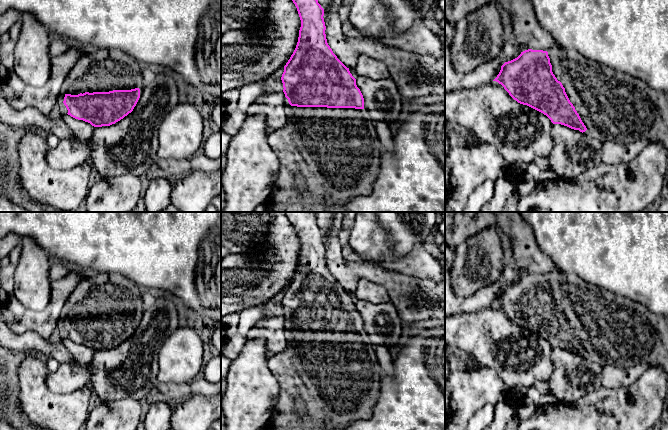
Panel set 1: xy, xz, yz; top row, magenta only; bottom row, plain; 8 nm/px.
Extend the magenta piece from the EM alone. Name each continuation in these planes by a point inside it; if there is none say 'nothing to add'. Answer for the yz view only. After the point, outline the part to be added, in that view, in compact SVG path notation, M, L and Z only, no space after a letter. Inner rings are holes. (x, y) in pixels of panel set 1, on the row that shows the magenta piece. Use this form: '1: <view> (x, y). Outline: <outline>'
1: yz (614, 106). Outline: M555 45L548 51L548 56L550 58L550 63L552 65L553 74L555 75L557 80L562 83L569 100L573 101L576 111L579 114L582 122L586 126L588 130L588 135L590 137L602 143L615 142L615 143L623 144L623 145L631 143L631 142L635 142L637 140L648 140L648 141L657 140L657 141L661 141L663 146L668 150L668 92L665 92L663 90L654 89L650 87L646 82L638 78L635 78L627 73L617 71L611 67L607 67L593 60L589 60L574 49L566 49L558 45Z

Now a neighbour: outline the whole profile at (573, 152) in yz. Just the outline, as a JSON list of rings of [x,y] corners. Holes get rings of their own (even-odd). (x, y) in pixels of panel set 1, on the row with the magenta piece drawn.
[[[552,124],[553,148],[548,157],[549,168],[559,179],[572,179],[602,163],[602,142],[561,124]]]

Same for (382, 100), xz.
[[[358,76],[356,85],[364,98],[364,109],[374,121],[384,121],[389,125],[400,122],[403,98],[392,78],[374,80]]]

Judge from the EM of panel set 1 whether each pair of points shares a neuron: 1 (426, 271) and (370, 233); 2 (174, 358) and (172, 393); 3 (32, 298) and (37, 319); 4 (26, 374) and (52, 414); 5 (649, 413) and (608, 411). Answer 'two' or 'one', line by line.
1: one
2: two
3: two
4: one
5: one

